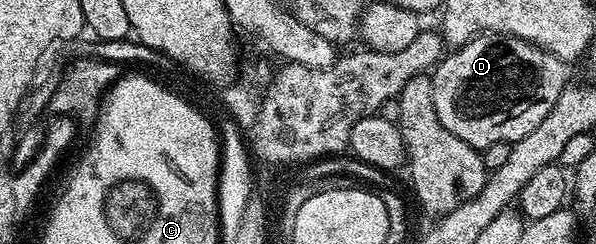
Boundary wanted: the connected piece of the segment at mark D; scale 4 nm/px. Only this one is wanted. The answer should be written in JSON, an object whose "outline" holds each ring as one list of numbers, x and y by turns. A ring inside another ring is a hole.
{"outline":[[479,34,468,44,447,53,434,66,432,81,436,116,440,116,440,124,444,124,452,136,464,140,479,152,497,142,516,143,528,136,548,112,552,112,556,100,560,100,560,92,564,92,568,85,566,70,567,63,528,40,513,38,510,34]]}

